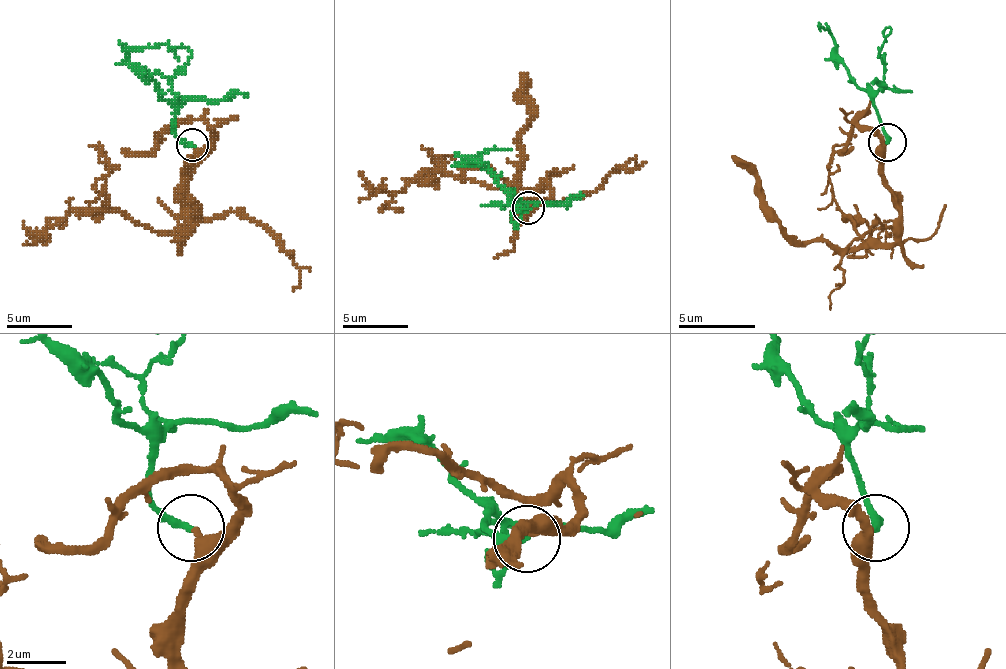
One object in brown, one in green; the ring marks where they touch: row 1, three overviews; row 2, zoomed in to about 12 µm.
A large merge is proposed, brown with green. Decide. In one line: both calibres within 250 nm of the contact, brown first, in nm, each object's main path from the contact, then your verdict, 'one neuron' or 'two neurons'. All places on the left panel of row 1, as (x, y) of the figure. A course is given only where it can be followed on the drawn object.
calibres 400 and 260 nm; course brown (191, 146), (194, 172), (181, 231), (152, 231), (109, 212), (83, 212), (23, 244); course green (191, 146), (175, 133), (175, 110), (145, 73), (129, 60), (135, 47), (175, 47); one neuron

